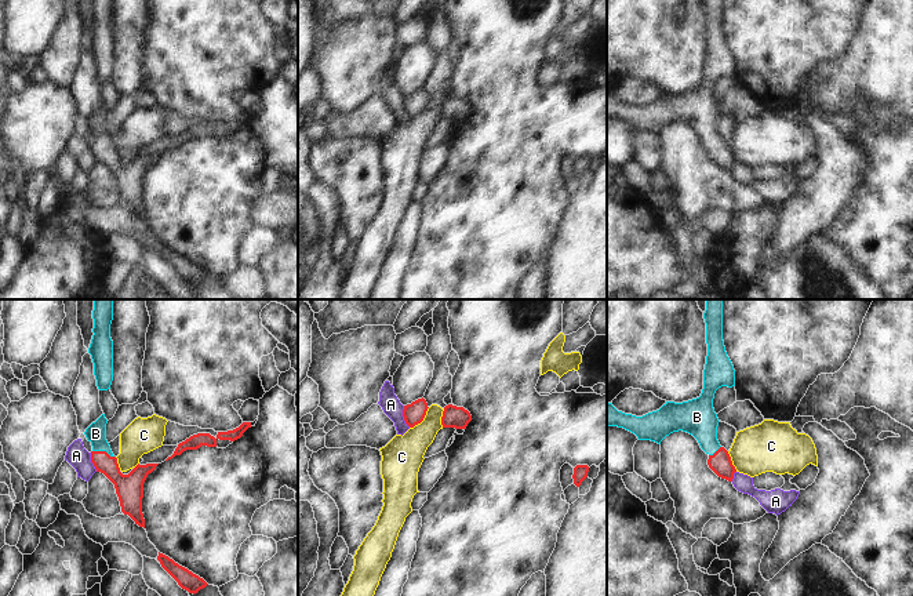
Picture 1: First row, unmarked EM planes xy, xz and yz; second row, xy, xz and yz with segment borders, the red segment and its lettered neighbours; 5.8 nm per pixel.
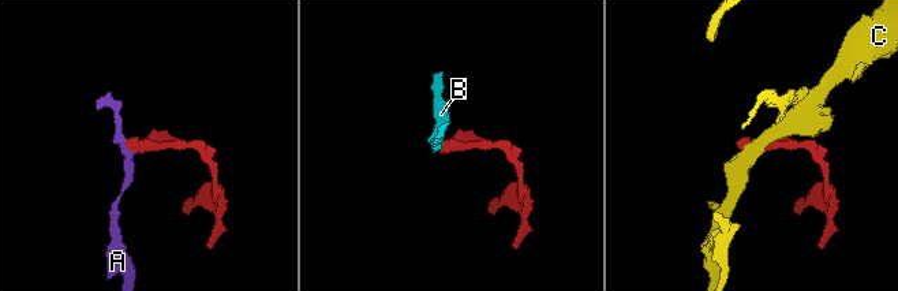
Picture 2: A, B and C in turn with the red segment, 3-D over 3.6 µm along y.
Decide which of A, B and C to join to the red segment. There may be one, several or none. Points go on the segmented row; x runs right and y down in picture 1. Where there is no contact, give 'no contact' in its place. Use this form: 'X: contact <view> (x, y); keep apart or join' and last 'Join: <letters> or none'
A: contact xz (403, 415); keep apart
B: contact xy (104, 451); join
C: contact xz (422, 420); keep apart
Join: B

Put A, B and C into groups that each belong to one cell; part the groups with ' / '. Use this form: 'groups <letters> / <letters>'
groups A / B / C

